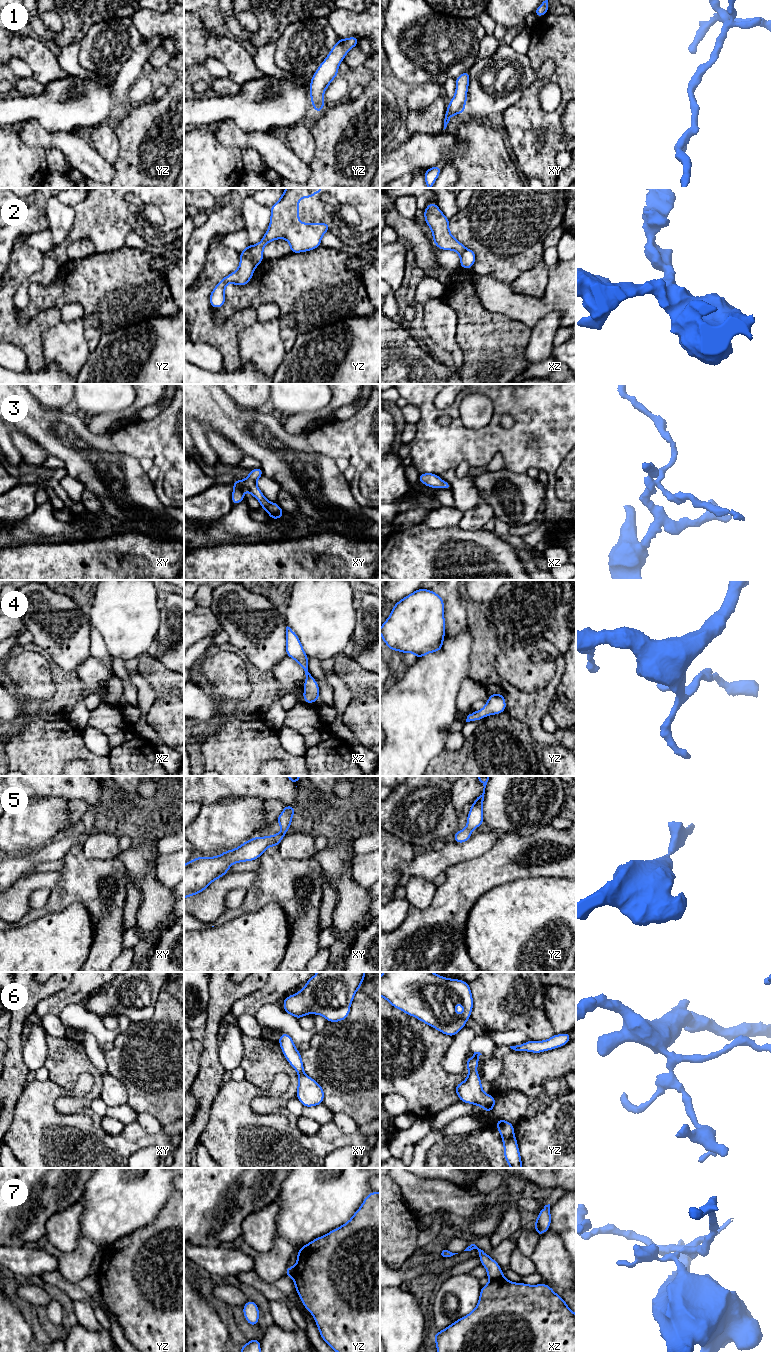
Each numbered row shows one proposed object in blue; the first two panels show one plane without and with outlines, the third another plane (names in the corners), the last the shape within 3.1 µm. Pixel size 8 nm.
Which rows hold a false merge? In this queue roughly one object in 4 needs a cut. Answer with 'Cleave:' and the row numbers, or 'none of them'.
Cleave: 2, 7

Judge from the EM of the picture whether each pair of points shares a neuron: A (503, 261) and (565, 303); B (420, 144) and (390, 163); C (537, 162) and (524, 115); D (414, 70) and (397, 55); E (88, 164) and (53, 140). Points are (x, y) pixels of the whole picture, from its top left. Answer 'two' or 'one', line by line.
A: two
B: one
C: one
D: one
E: one

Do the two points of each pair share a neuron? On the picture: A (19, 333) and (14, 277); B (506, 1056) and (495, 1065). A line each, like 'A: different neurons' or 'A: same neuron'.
A: same neuron
B: different neurons

